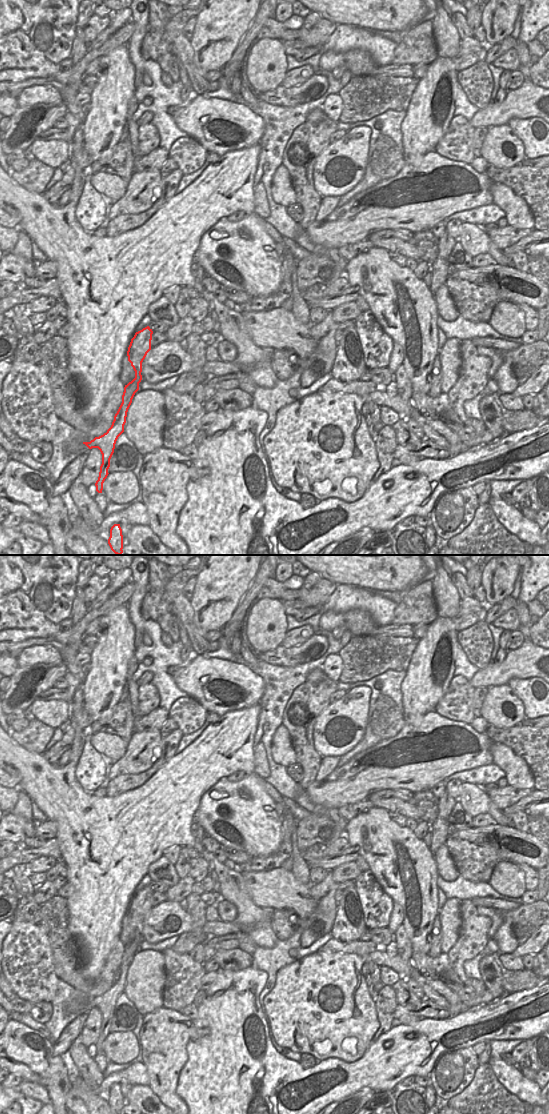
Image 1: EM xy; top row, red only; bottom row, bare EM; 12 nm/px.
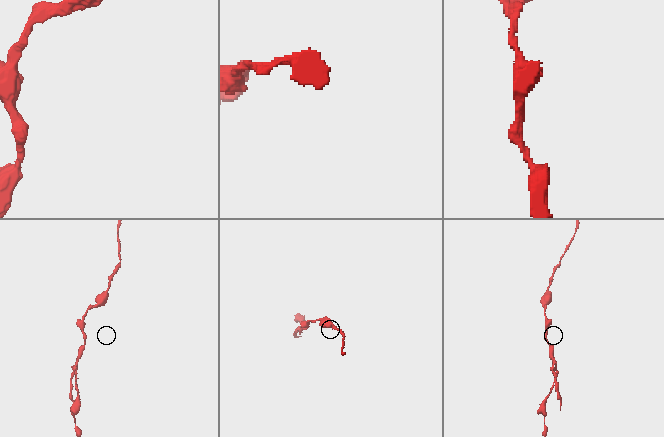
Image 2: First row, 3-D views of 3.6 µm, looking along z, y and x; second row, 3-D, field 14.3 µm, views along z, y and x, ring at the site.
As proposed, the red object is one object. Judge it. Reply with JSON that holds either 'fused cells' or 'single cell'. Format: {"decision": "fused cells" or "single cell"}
{"decision": "fused cells"}

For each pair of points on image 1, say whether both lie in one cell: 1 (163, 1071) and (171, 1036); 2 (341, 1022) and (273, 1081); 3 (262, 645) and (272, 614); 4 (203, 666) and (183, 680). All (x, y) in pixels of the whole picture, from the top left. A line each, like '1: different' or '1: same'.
1: same
2: different
3: same
4: same

